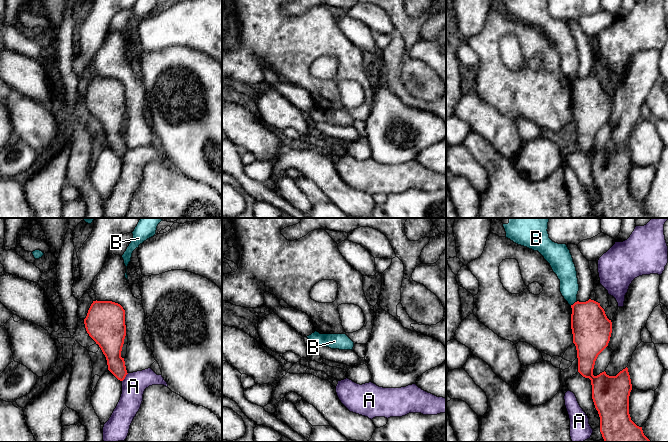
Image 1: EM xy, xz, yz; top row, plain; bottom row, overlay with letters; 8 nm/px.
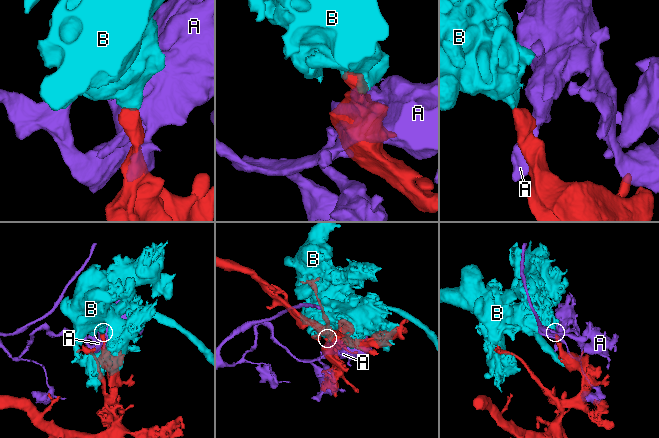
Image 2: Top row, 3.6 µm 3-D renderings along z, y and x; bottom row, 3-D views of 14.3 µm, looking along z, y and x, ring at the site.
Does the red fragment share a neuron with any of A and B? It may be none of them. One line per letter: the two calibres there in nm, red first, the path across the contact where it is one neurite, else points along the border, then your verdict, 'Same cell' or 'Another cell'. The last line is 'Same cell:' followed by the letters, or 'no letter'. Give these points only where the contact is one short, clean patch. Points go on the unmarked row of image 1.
A: Thickness 150 nm (red) against 190 nm. Another cell
B: Thickness 320 nm (red) against 160 nm. Boundary: yz (577, 77), (570, 81). Another cell
Same cell: no letter

